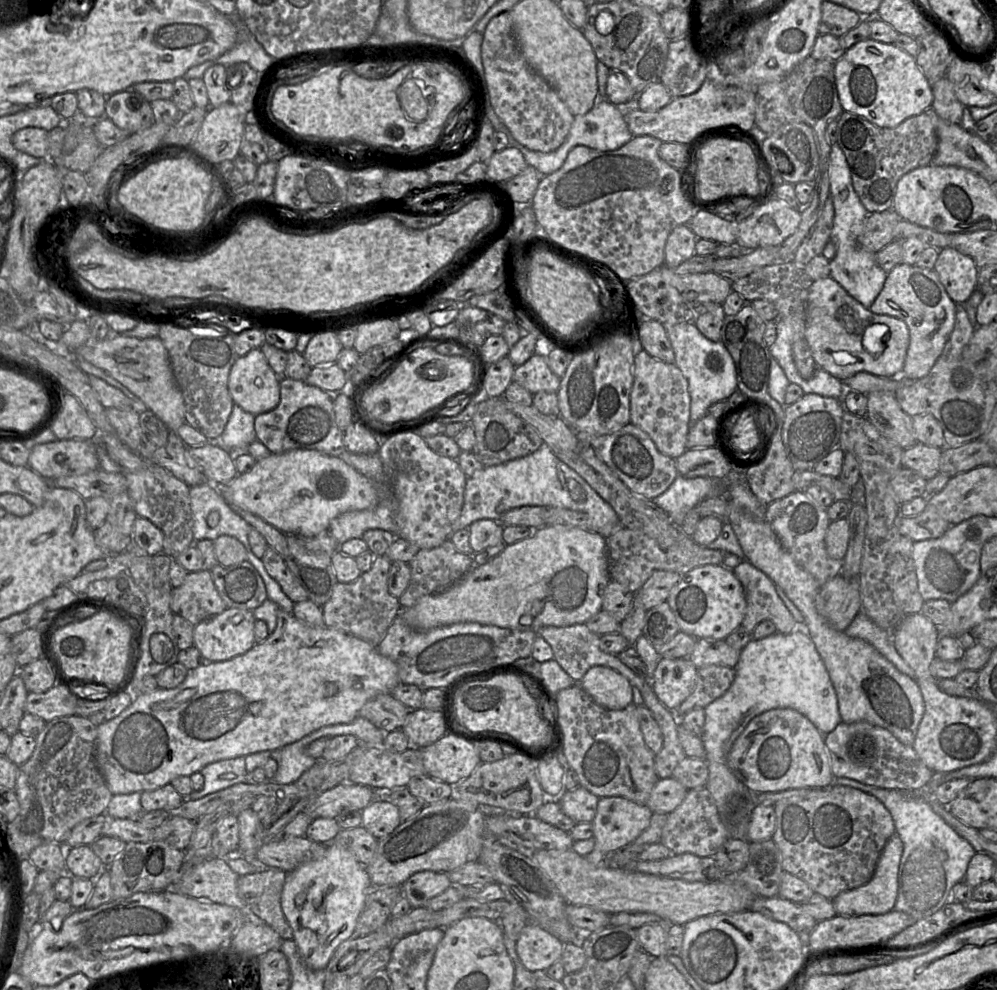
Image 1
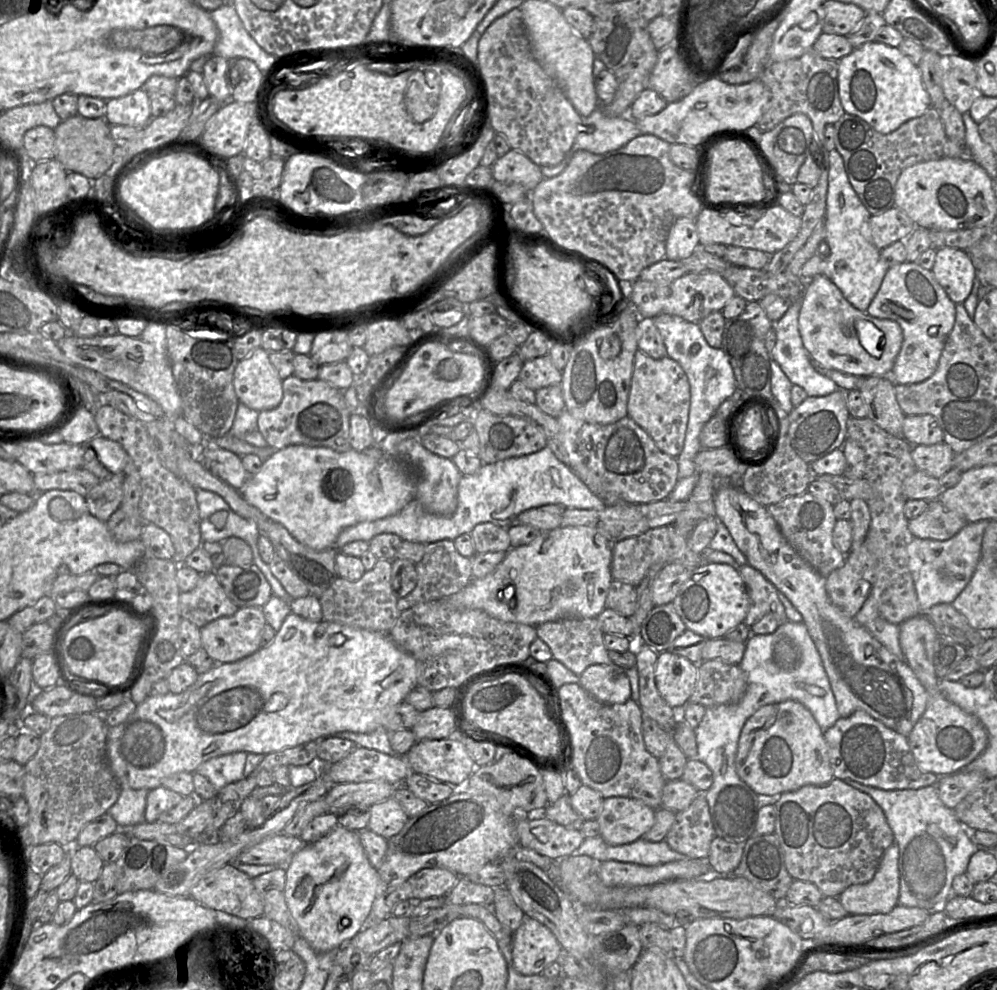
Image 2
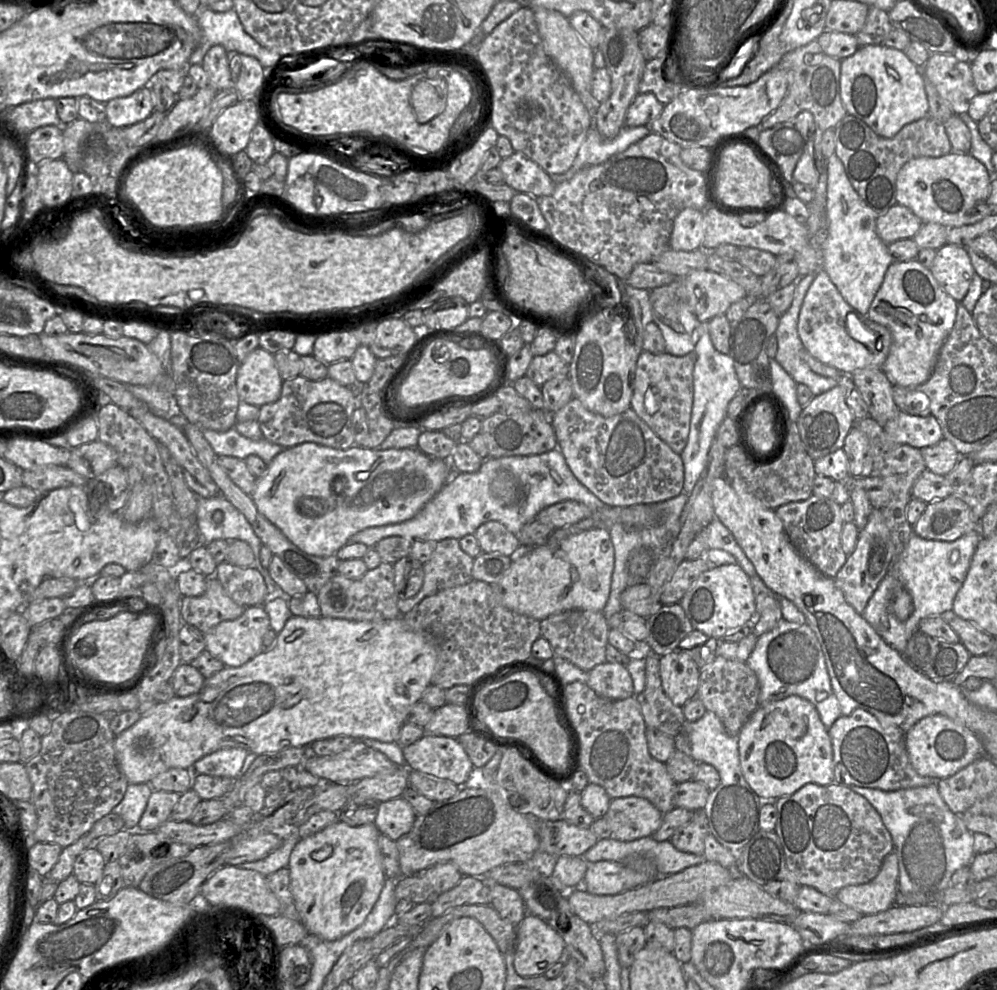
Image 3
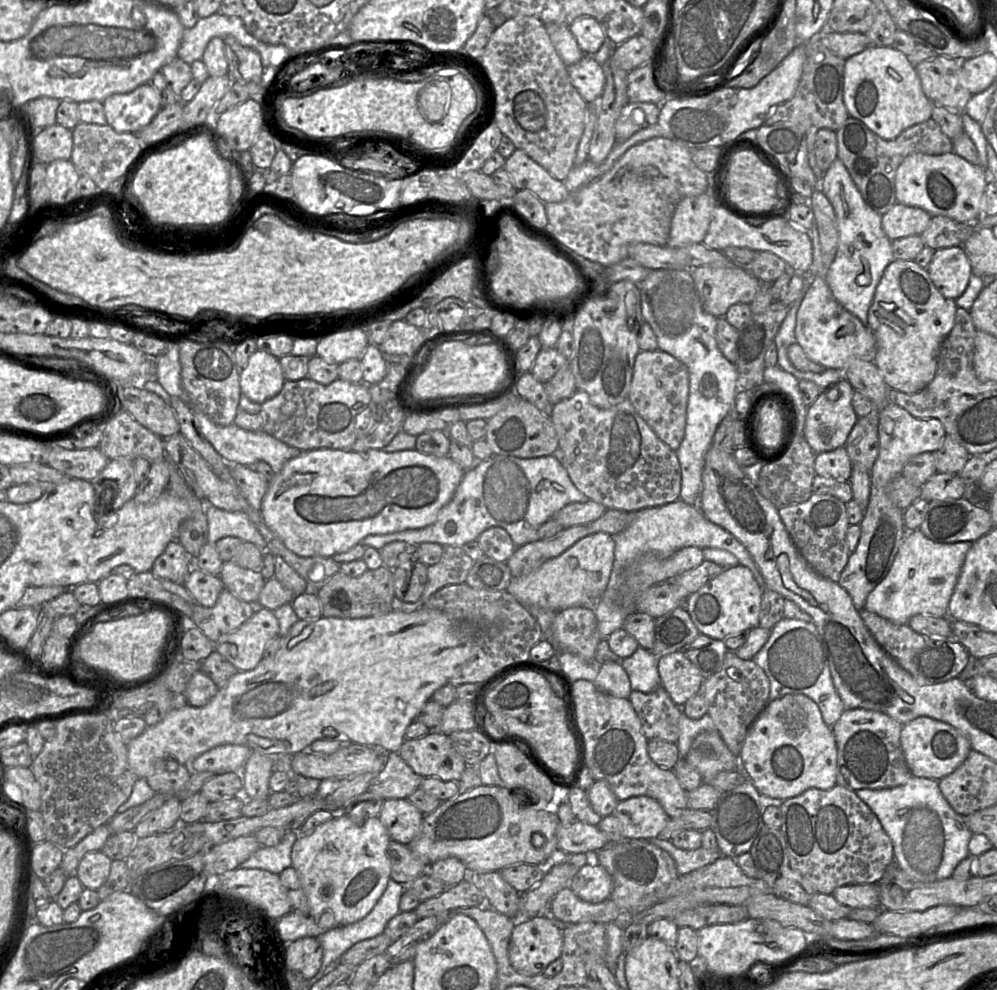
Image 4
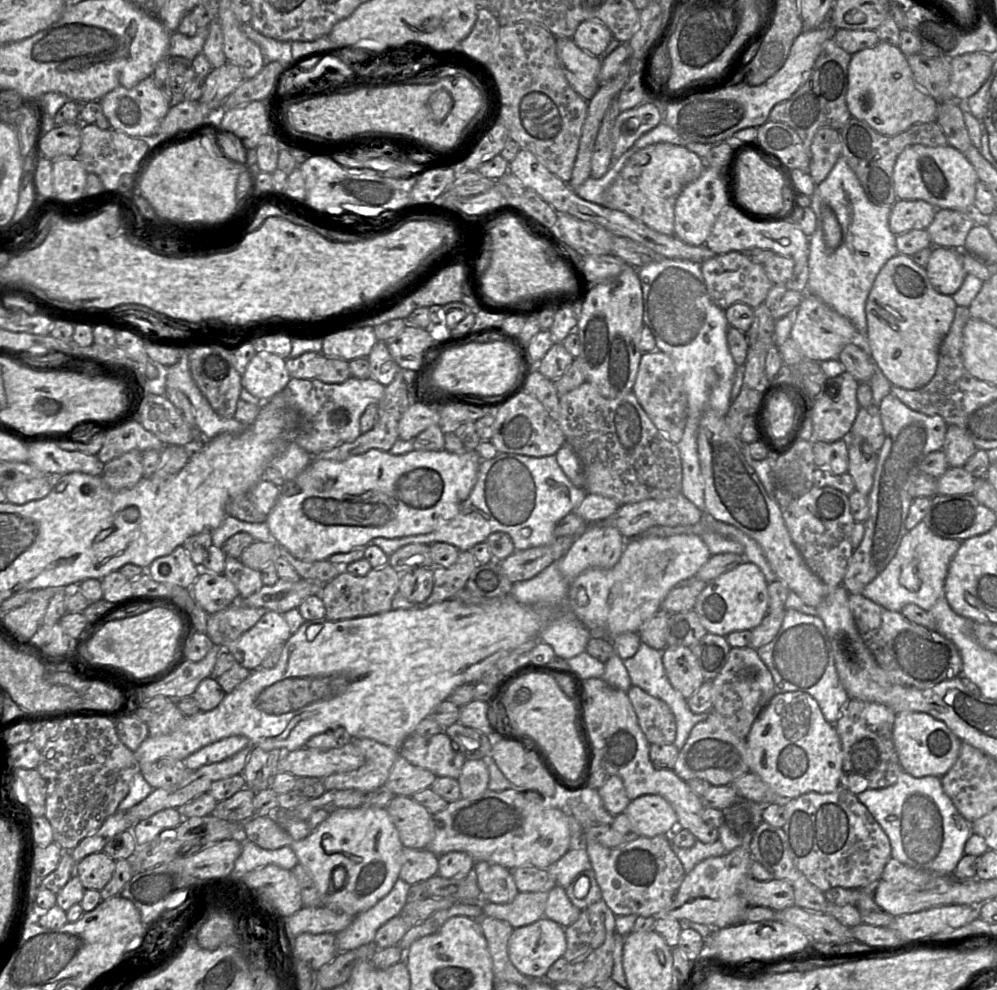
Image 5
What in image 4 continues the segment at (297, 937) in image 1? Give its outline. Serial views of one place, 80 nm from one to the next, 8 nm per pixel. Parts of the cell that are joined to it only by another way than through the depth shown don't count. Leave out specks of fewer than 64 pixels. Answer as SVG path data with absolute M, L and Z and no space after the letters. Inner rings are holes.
M344 812L320 825L313 831L298 836L291 851L292 867L296 870L302 889L308 899L309 915L323 929L354 923L365 917L385 891L391 879L391 865L386 850L391 840L378 816L368 818L363 824L354 823Z

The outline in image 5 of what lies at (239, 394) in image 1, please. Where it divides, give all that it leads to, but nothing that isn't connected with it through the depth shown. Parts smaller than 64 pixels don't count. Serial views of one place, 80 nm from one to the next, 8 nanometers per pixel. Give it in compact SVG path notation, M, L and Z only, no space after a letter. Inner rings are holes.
M266 351L256 353L241 376L242 387L261 401L268 401L284 389L291 377L285 359Z

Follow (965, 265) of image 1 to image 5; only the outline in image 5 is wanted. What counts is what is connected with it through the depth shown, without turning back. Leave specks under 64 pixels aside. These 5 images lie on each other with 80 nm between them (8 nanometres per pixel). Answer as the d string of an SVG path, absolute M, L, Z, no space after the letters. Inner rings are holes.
M932 247L925 269L933 288L940 294L953 295L967 276L960 250L962 249Z

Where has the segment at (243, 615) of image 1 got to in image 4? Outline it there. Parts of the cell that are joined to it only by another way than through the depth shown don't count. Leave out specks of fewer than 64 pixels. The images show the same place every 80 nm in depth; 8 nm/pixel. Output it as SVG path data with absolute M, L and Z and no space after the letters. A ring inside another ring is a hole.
M256 607L253 615L238 628L223 634L214 647L238 671L254 669L264 657L268 642L279 635L279 624L273 612Z

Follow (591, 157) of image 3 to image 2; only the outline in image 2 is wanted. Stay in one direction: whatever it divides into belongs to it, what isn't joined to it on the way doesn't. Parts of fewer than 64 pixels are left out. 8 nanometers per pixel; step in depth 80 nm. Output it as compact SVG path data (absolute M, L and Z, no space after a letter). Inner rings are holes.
M599 103L599 107L588 117L582 118L580 131L565 158L558 165L541 167L543 178L560 175L578 150L602 155L622 148L639 135L641 133L635 120L628 115L607 117Z

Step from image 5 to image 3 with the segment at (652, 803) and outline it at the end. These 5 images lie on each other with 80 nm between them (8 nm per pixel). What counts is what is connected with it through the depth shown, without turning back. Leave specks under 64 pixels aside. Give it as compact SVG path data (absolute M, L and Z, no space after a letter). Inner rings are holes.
M637 796L613 798L603 816L612 831L612 839L633 841L652 836L661 826L663 813L650 801Z

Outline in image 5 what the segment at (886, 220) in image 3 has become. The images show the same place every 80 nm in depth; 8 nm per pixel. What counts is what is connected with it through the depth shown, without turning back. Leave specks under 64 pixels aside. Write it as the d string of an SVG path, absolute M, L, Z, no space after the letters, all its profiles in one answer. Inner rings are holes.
M897 199L891 206L889 227L893 234L900 235L911 230L927 229L938 208L923 200Z

